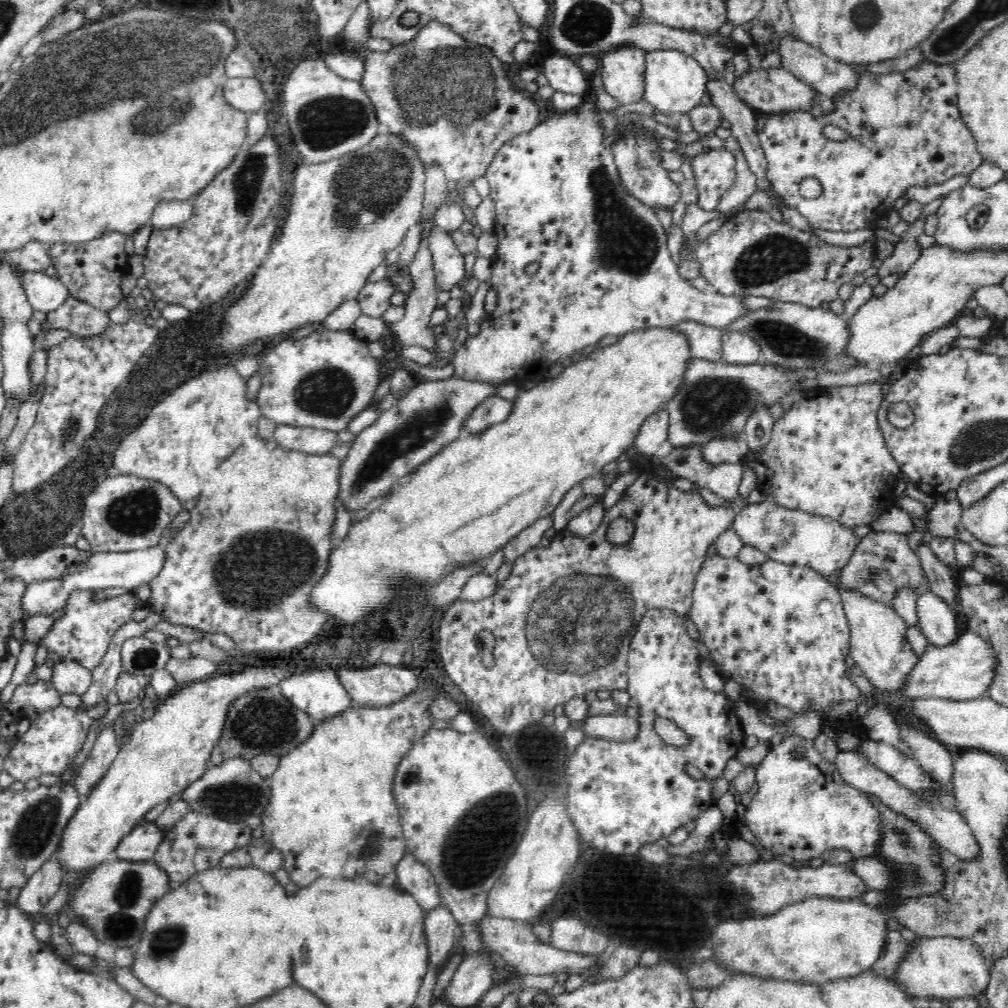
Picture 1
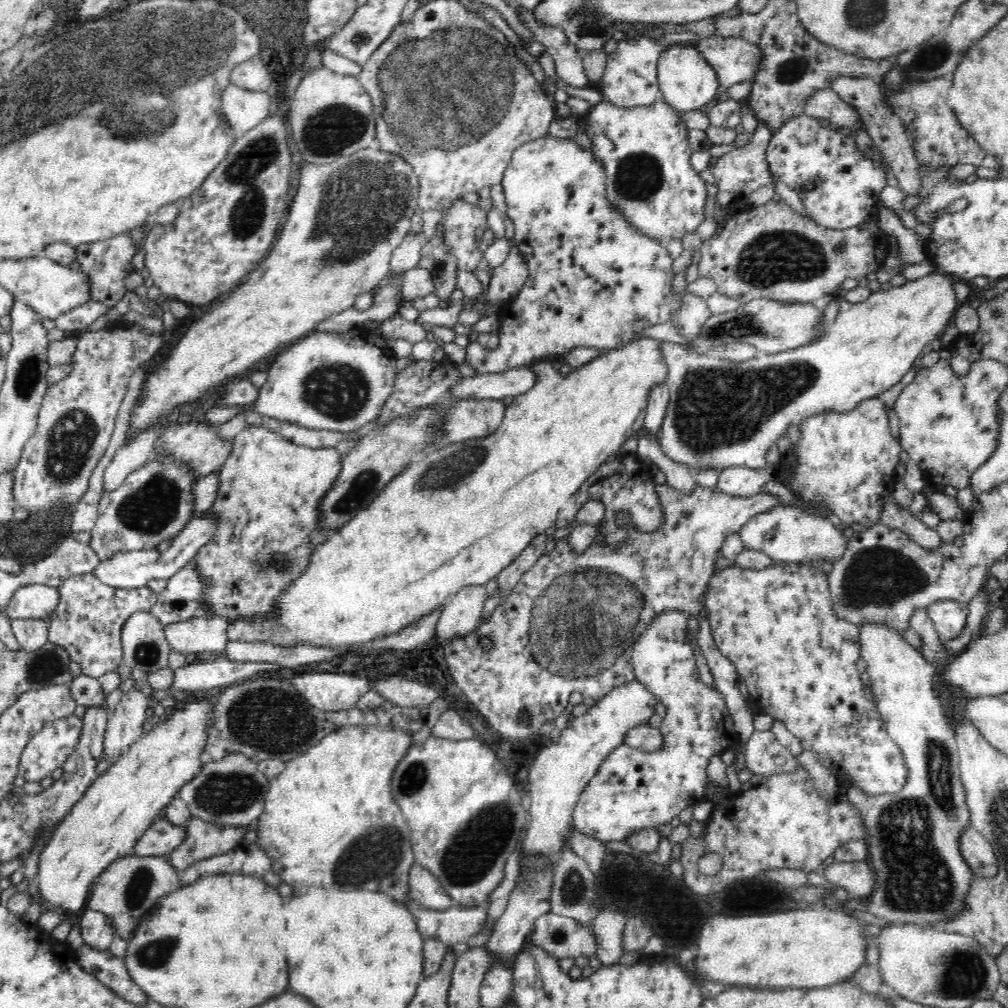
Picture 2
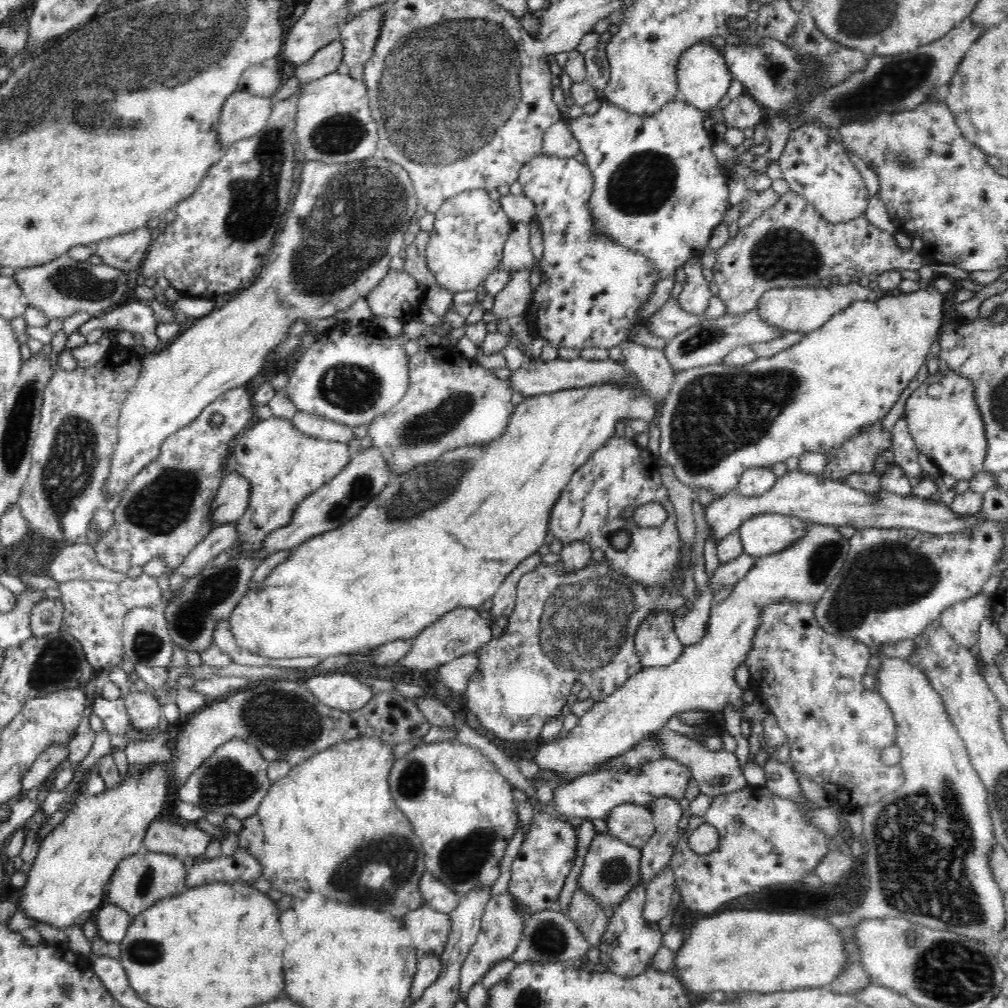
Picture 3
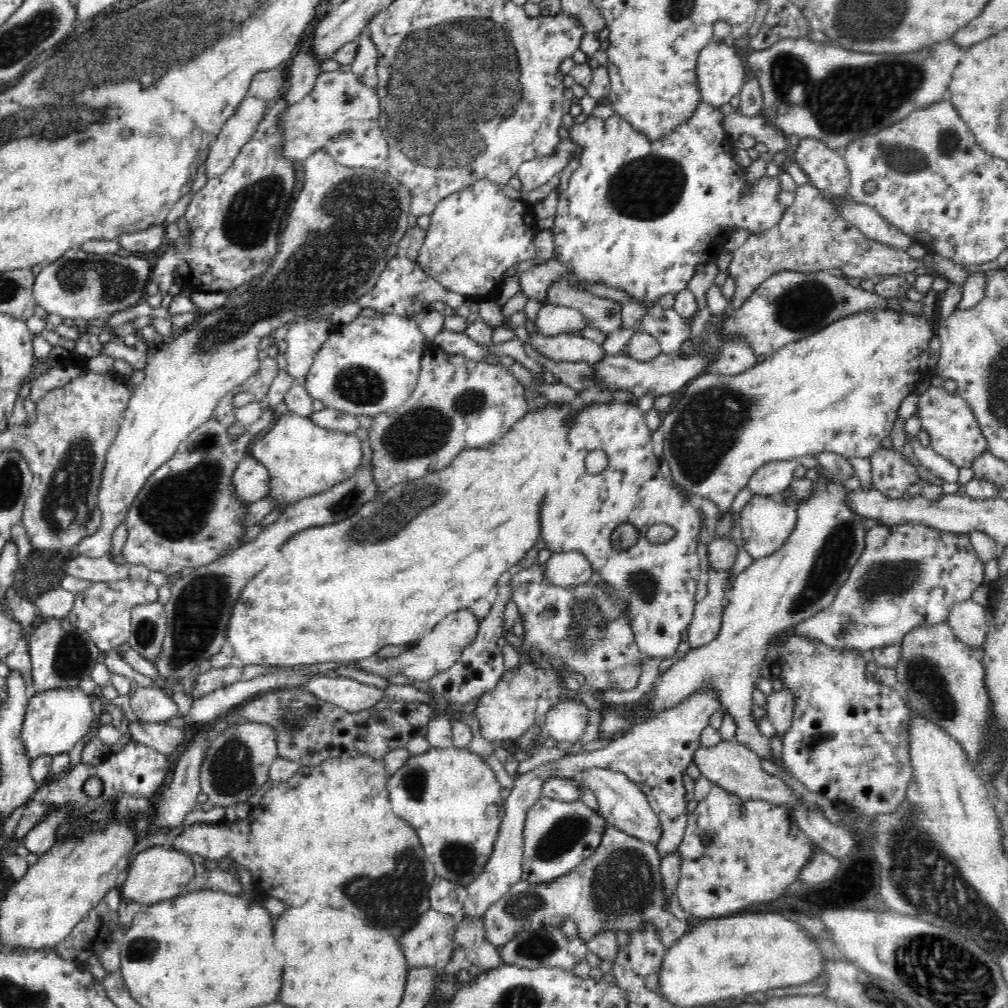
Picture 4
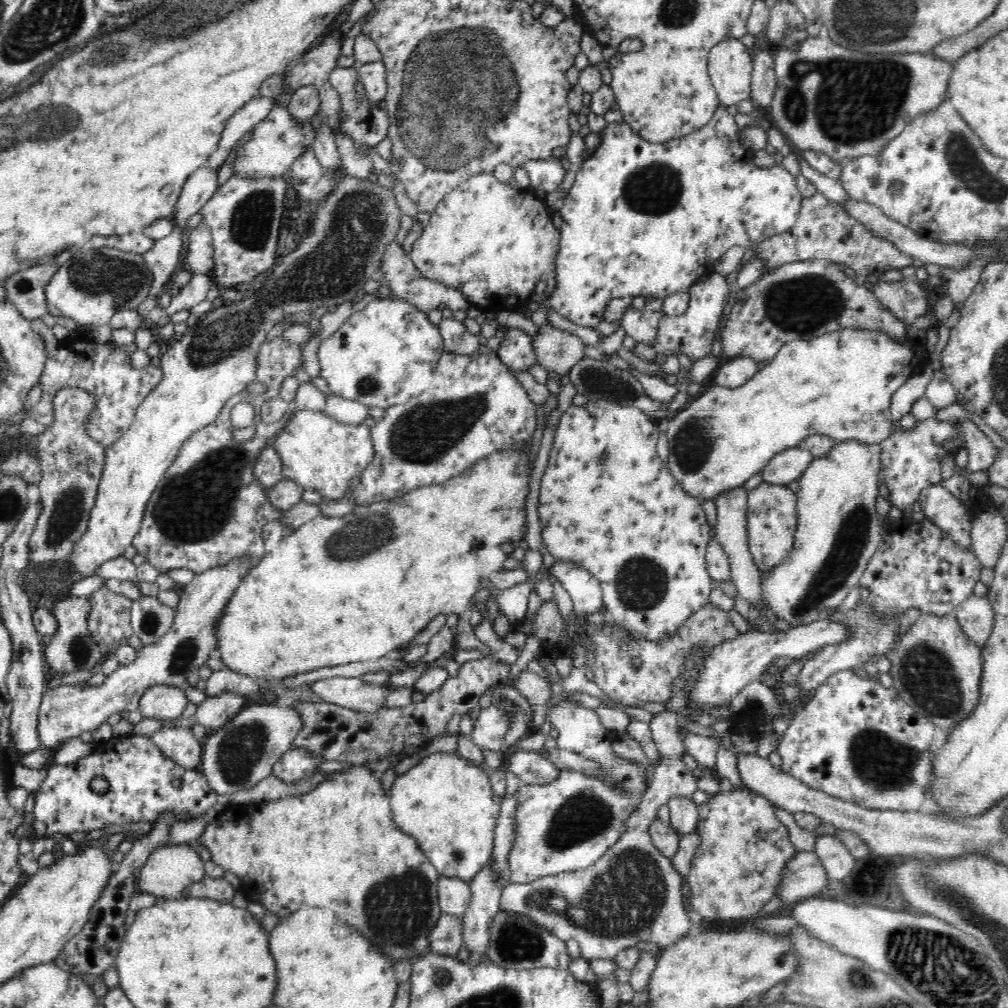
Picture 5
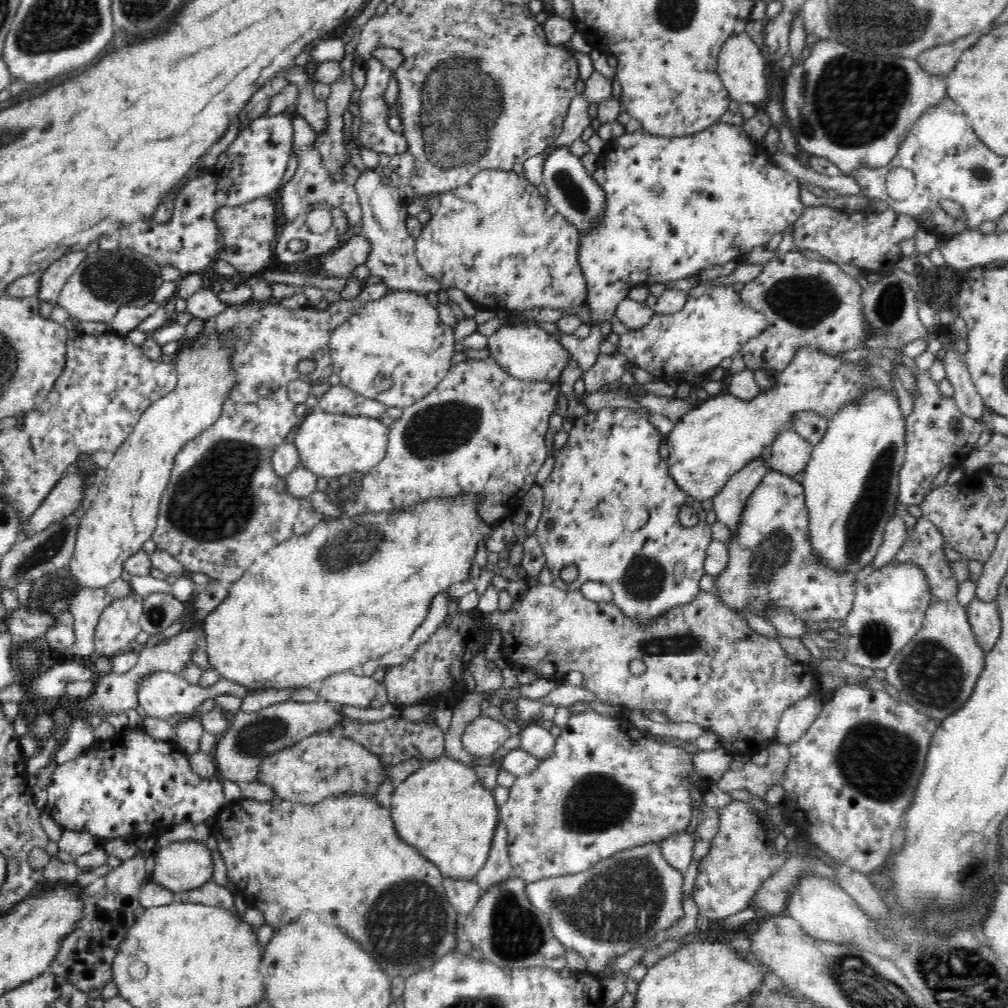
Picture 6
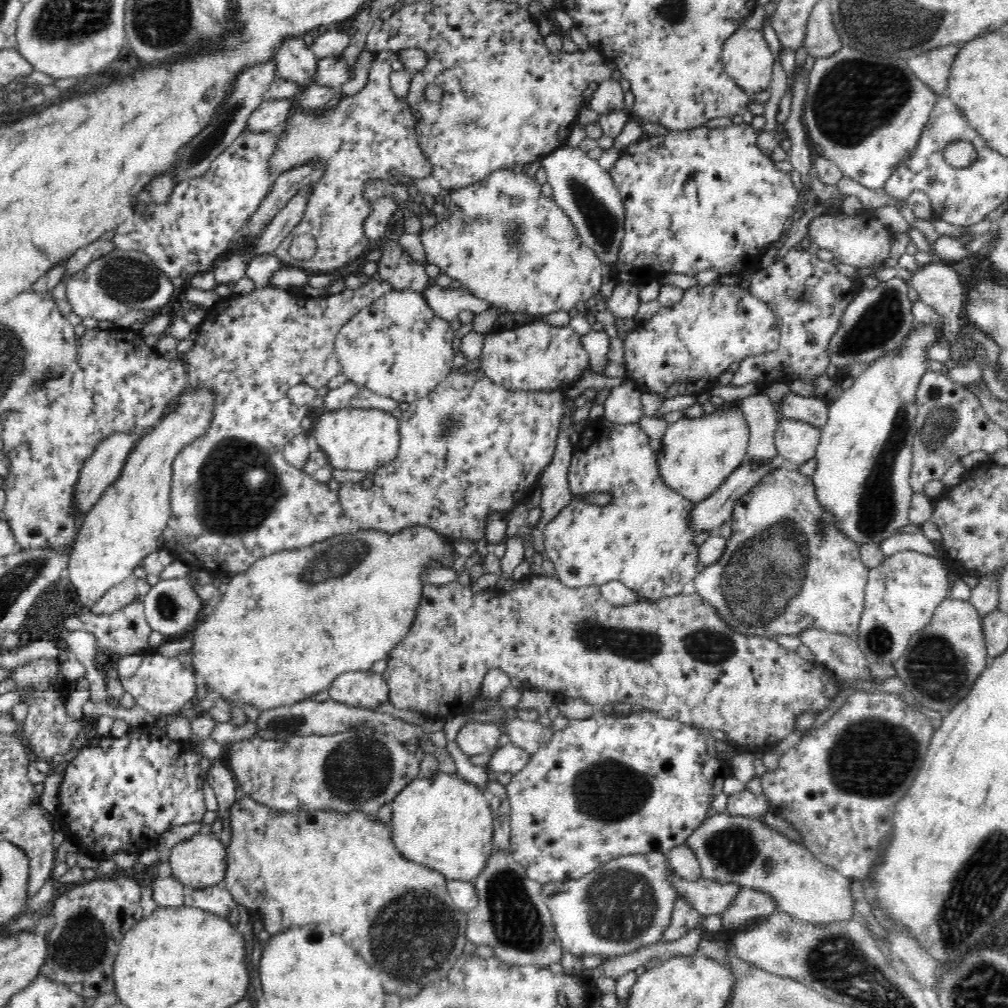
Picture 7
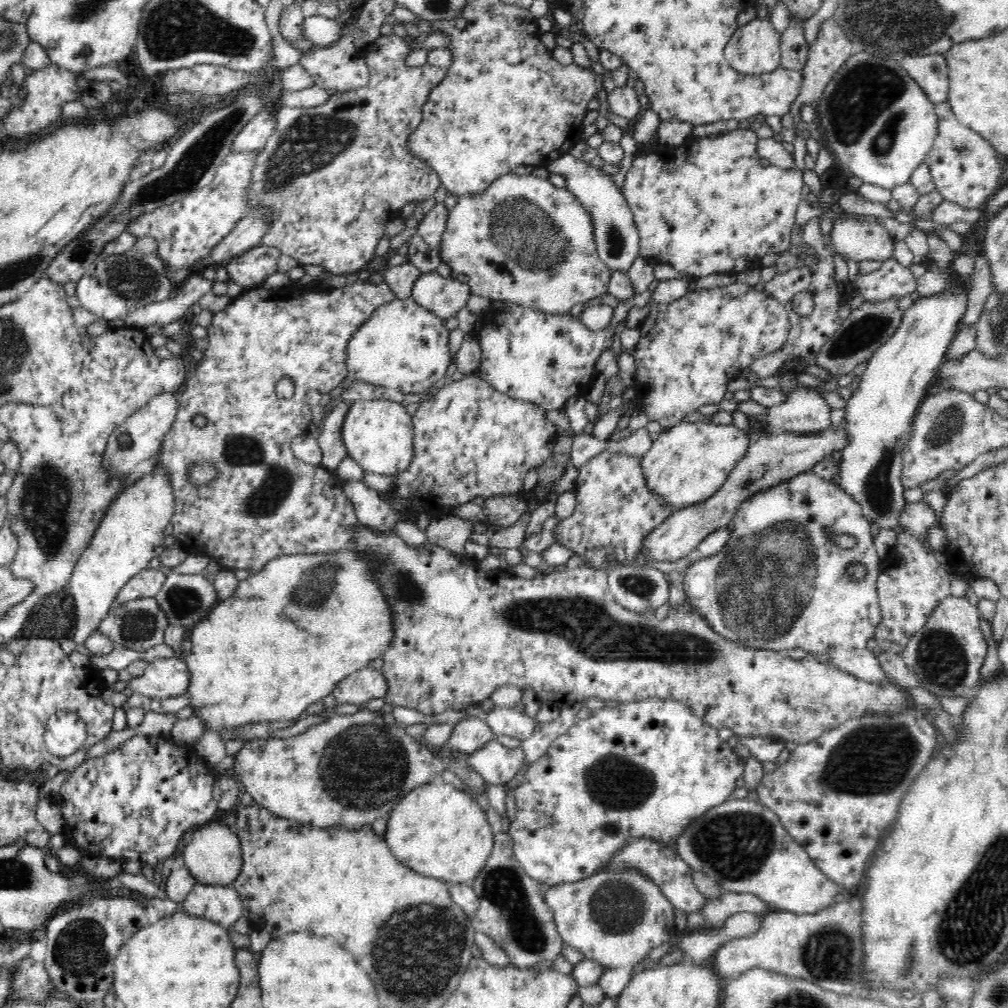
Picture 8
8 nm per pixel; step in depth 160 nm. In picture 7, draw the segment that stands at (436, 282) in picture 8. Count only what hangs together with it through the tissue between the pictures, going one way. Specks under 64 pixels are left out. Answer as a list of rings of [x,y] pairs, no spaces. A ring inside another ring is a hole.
[[[435,283],[426,287],[422,293],[429,307],[433,309],[434,314],[448,322],[456,320],[462,310],[471,310],[473,313],[478,314],[491,308],[490,303],[481,298],[476,298],[463,286],[452,289]]]

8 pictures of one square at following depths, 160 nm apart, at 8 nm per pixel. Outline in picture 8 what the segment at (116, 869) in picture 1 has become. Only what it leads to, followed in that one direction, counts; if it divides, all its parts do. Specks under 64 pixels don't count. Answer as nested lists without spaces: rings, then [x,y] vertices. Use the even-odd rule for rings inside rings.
[[[212,821],[193,830],[180,847],[177,855],[183,866],[190,871],[195,882],[205,885],[231,885],[242,868],[239,840],[233,827],[222,821]]]

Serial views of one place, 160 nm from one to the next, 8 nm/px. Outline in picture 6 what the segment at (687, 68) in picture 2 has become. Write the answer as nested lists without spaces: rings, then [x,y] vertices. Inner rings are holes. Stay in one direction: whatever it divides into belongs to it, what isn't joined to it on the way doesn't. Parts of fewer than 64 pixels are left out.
[[[742,32],[735,35],[720,48],[715,70],[722,79],[722,86],[726,87],[726,92],[731,100],[737,103],[761,104],[768,99],[770,79],[768,78],[768,62],[765,58],[764,50],[754,43],[754,40]]]

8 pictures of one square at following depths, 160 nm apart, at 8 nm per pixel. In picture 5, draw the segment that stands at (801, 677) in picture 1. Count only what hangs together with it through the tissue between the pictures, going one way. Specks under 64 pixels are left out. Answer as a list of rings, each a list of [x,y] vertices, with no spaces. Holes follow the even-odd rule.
[[[840,670],[826,678],[820,686],[817,687],[815,695],[807,702],[802,712],[795,716],[795,719],[788,726],[784,736],[780,739],[777,751],[781,755],[782,765],[781,769],[784,773],[788,773],[801,783],[806,784],[814,790],[818,789],[825,792],[827,795],[835,796],[844,801],[856,803],[858,806],[875,810],[875,811],[902,811],[902,812],[916,812],[920,810],[922,802],[926,800],[923,795],[923,789],[926,788],[927,776],[930,772],[930,759],[927,758],[926,750],[930,748],[930,744],[936,742],[937,729],[930,719],[918,714],[908,706],[908,703],[900,696],[900,693],[895,687],[884,688],[883,685],[870,680],[863,673],[860,672],[856,676],[852,670]]]

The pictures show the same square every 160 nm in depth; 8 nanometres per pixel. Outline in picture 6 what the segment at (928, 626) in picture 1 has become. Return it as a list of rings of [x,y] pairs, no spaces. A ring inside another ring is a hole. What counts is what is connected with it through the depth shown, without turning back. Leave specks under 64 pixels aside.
[[[974,598],[966,606],[966,613],[968,613],[968,621],[972,625],[972,632],[978,644],[987,653],[994,648],[994,644],[998,642],[999,633],[1002,632],[998,606],[995,601],[984,602]]]

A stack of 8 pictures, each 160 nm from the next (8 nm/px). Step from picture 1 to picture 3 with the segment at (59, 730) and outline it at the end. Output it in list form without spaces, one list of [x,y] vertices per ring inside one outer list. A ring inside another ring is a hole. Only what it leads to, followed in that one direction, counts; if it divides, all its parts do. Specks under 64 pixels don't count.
[[[51,743],[44,748],[43,752],[40,752],[35,758],[34,764],[29,767],[26,775],[22,777],[22,791],[25,792],[34,786],[40,786],[48,780],[54,769],[66,760],[68,753],[66,743]]]

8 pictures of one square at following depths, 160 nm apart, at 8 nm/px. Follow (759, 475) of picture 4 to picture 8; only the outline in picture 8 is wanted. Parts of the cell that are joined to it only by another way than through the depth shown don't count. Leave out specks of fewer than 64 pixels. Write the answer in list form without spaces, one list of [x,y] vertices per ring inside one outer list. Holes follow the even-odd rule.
[[[798,385],[786,395],[785,401],[779,405],[764,407],[751,398],[738,402],[737,410],[744,412],[749,417],[757,418],[769,426],[774,431],[788,431],[792,433],[815,433],[826,430],[832,420],[830,420],[830,406],[824,401],[824,395],[816,389],[810,389],[803,385]]]

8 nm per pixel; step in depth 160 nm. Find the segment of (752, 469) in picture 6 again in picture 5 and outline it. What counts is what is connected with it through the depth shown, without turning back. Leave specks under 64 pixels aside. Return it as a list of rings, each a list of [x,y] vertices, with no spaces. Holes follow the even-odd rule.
[[[742,485],[734,491],[718,496],[714,501],[717,508],[717,520],[714,527],[714,538],[723,546],[725,553],[728,555],[731,564],[730,579],[736,585],[738,594],[742,595],[744,600],[755,600],[760,596],[759,587],[759,568],[755,565],[753,556],[748,546],[748,508],[747,498],[749,492]]]

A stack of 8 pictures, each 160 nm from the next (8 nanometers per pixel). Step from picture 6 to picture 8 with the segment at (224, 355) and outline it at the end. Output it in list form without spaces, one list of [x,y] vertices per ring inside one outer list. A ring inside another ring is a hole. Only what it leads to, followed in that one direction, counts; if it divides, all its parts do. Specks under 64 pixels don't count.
[[[154,464],[151,466],[152,470],[148,472],[148,474],[142,476],[142,478],[138,478],[136,482],[132,482],[130,486],[126,486],[114,500],[110,502],[106,508],[106,512],[104,512],[104,516],[100,518],[99,528],[95,530],[94,536],[91,537],[91,540],[88,542],[87,547],[83,549],[83,552],[79,554],[78,562],[76,562],[72,576],[69,580],[69,591],[72,597],[74,597],[74,604],[76,608],[76,627],[75,633],[73,636],[73,640],[76,643],[84,643],[88,640],[88,636],[92,634],[92,632],[96,632],[96,625],[98,622],[102,620],[104,616],[108,616],[108,612],[110,612],[110,608],[115,604],[117,600],[118,594],[120,590],[129,582],[129,580],[136,576],[141,570],[144,570],[154,558],[159,557],[162,552],[165,551],[164,546],[164,530],[166,526],[171,522],[172,516],[174,515],[175,508],[175,499],[174,499],[174,491],[172,491],[172,485],[170,485],[170,470],[166,469],[163,464]]]

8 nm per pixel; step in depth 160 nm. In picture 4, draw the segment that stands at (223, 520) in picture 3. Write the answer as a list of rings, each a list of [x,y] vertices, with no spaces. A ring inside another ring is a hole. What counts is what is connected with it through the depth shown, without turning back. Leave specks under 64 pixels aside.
[[[246,456],[233,475],[235,497],[240,503],[253,503],[268,496],[269,477],[266,469]]]

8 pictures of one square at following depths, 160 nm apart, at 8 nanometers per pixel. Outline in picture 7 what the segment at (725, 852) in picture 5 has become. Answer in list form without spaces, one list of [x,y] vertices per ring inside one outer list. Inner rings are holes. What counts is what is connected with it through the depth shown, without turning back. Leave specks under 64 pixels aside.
[[[670,868],[670,879],[676,887],[677,898],[687,900],[689,905],[703,917],[710,914],[722,914],[733,904],[733,900],[740,894],[741,885],[734,881],[721,882],[700,878],[700,880],[685,881]]]

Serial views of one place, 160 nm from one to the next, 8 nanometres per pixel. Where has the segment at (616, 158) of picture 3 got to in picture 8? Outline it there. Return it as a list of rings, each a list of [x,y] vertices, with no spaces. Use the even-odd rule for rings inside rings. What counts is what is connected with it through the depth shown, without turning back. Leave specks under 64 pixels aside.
[[[751,129],[730,131],[730,134],[683,142],[676,148],[650,148],[638,156],[625,175],[622,194],[631,208],[638,235],[640,255],[668,262],[689,278],[699,279],[721,273],[733,277],[758,266],[766,254],[783,255],[792,246],[792,228],[796,210],[802,202],[803,172],[796,167],[782,169],[762,166],[757,153],[758,136]]]

